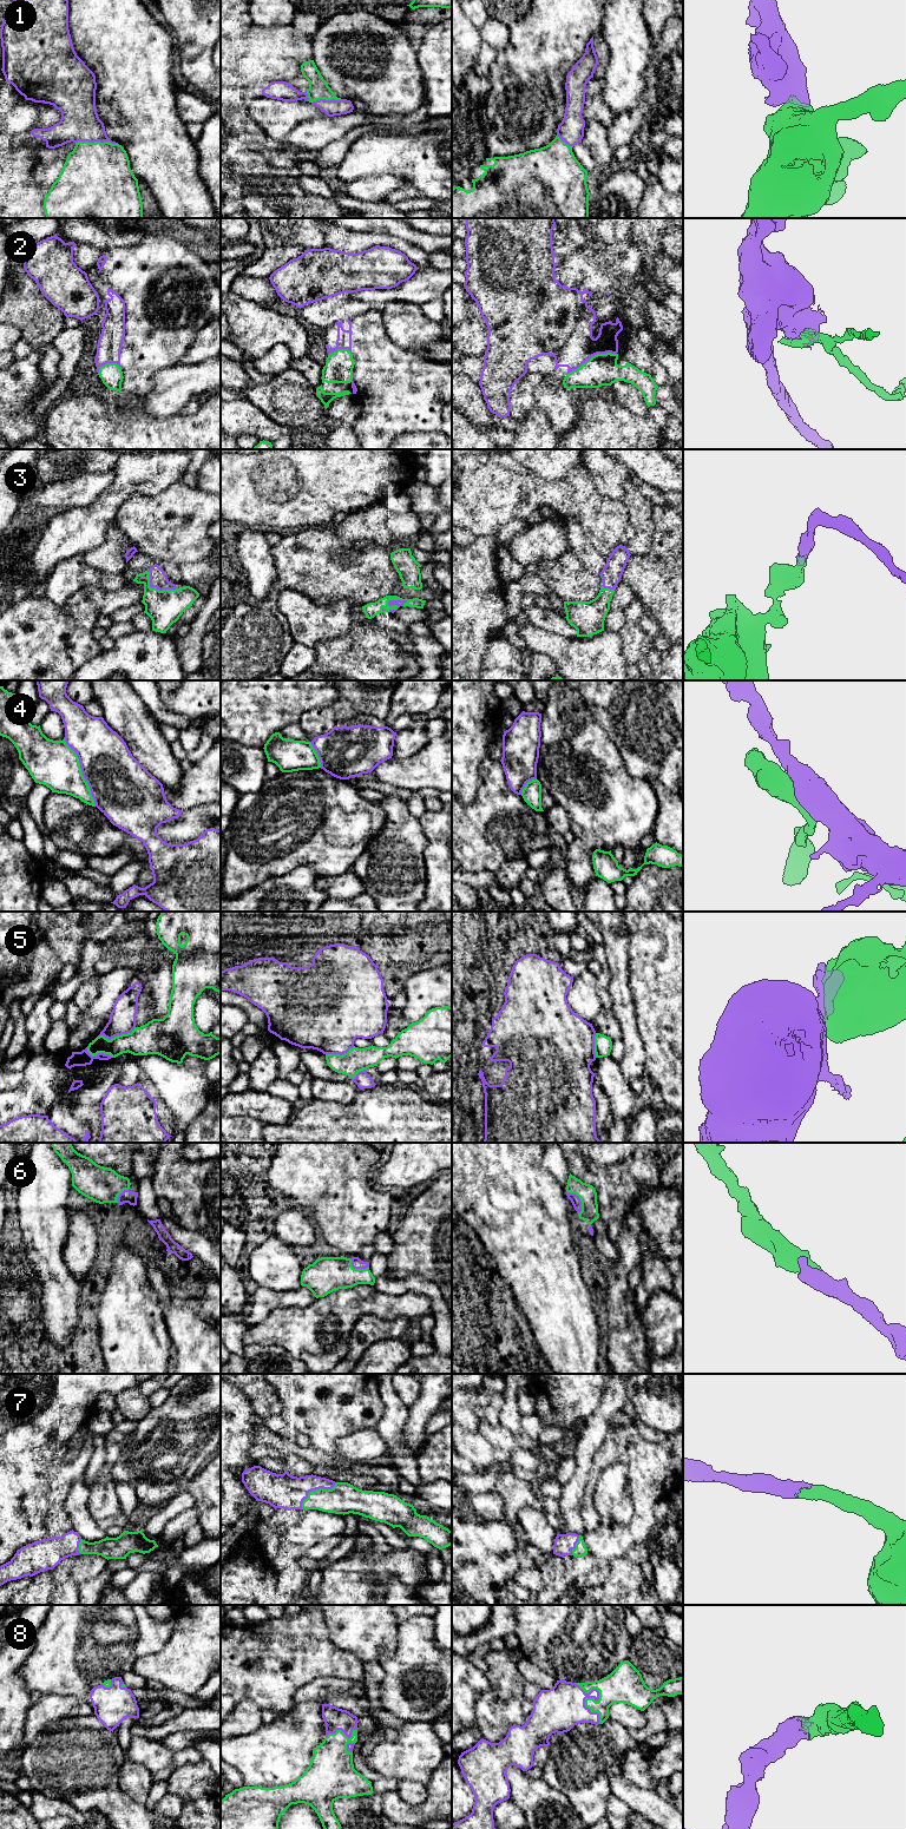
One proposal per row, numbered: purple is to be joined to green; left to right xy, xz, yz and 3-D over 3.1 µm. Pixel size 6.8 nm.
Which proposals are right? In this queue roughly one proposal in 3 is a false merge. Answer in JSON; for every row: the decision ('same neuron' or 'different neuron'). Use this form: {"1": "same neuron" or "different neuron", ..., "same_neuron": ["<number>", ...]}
{"1": "same neuron", "2": "same neuron", "3": "same neuron", "4": "different neuron", "5": "different neuron", "6": "same neuron", "7": "same neuron", "8": "same neuron", "same_neuron": ["1", "2", "3", "6", "7", "8"]}

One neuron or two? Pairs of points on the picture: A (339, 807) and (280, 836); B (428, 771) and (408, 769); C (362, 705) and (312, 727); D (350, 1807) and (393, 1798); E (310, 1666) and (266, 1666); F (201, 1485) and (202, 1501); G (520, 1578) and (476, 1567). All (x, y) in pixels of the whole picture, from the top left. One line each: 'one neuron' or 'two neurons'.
A: one neuron
B: one neuron
C: one neuron
D: two neurons
E: one neuron
F: one neuron
G: two neurons

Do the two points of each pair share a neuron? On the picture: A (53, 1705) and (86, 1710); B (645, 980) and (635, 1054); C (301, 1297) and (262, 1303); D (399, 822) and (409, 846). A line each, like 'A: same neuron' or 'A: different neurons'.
A: same neuron
B: different neurons
C: same neuron
D: same neuron

